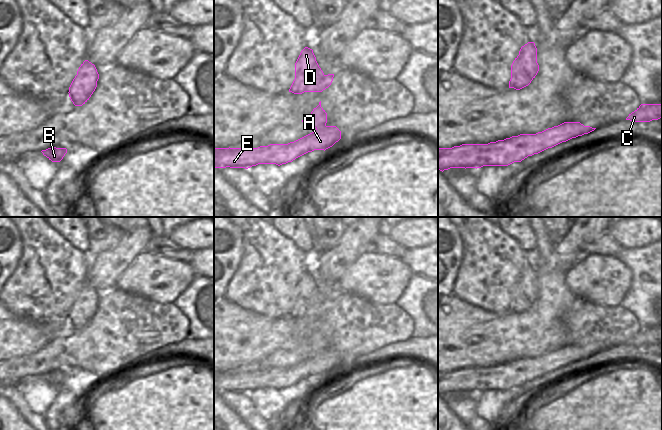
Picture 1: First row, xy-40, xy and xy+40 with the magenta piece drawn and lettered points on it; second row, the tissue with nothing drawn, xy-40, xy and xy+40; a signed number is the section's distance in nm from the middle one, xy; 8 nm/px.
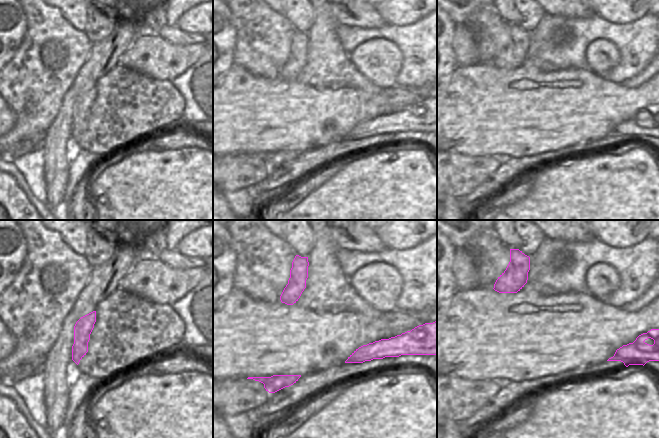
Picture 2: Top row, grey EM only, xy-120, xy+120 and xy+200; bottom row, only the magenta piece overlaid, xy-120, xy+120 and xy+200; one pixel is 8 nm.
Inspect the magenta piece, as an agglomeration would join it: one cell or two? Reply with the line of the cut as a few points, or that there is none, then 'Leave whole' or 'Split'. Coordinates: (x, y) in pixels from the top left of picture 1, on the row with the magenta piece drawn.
Split along xy (325, 124), (316, 129). Split.

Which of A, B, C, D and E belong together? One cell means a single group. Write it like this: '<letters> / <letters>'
A B C E / D

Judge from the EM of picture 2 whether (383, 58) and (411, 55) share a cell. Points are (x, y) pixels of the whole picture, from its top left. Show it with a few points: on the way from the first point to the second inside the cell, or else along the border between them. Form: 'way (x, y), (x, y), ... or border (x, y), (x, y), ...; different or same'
border (386, 39), (401, 52), (401, 69), (396, 79); different

